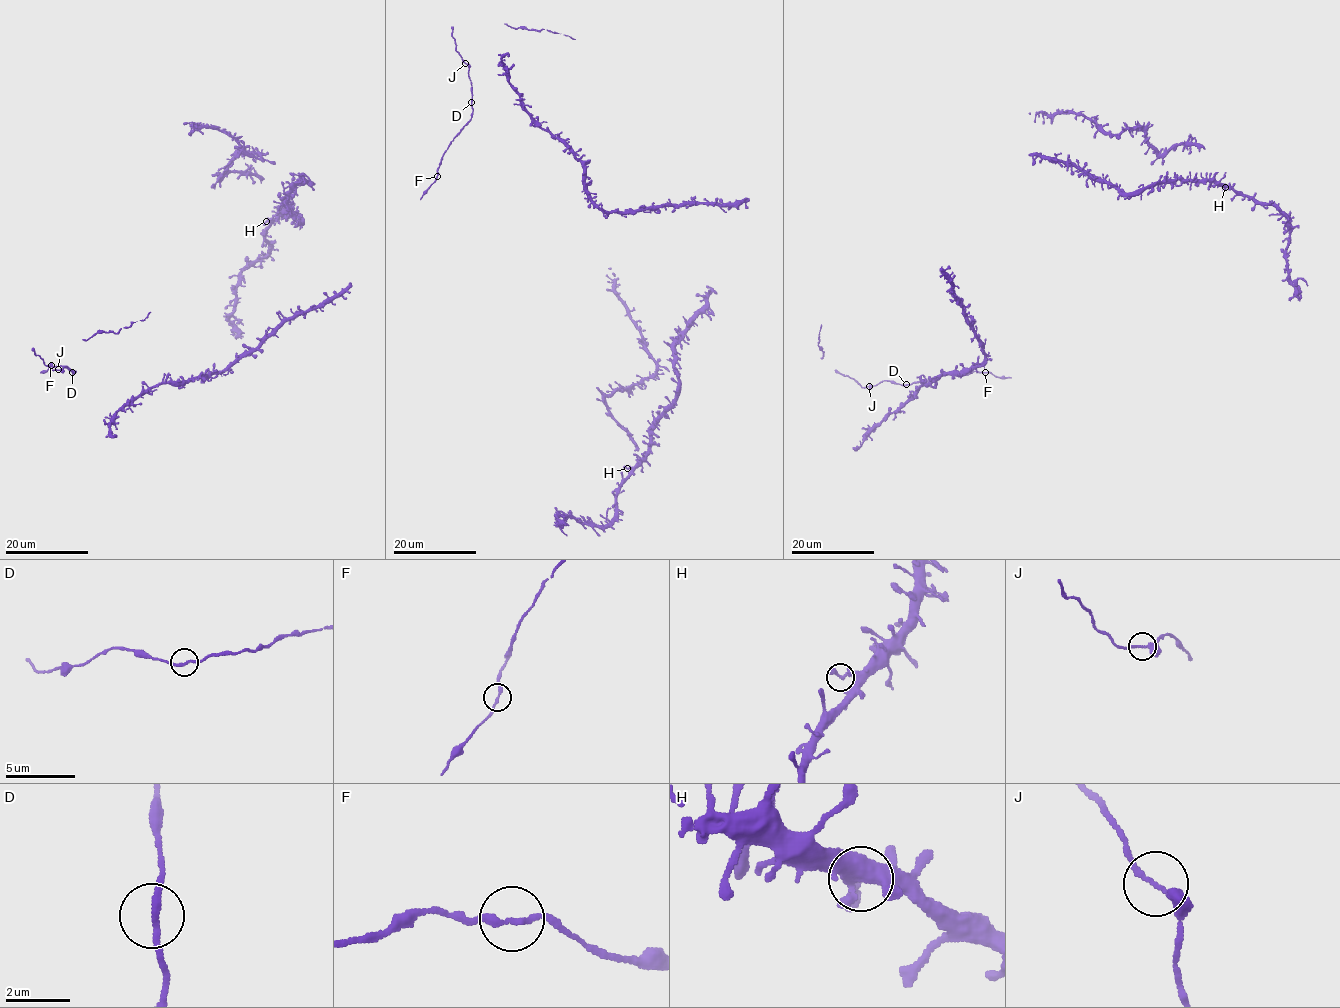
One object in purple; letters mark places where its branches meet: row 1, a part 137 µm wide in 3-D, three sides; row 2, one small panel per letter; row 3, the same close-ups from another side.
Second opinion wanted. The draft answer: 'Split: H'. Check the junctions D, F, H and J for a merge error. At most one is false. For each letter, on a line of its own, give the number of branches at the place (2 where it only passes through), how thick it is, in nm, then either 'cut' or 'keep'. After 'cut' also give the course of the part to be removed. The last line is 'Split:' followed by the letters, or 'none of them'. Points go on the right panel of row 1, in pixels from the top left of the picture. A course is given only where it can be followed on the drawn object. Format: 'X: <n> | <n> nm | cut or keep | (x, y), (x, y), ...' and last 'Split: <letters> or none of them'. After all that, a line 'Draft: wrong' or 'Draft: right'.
D: 2 | 190 nm | keep
F: 2 | 190 nm | keep
H: 2 | 240 nm | keep
J: 2 | 240 nm | keep
Split: none of them
Draft: wrong

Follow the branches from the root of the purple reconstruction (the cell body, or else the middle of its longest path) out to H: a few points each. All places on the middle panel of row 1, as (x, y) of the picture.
H: (714, 290), (693, 324), (675, 345), (674, 365), (679, 387), (675, 400), (653, 428), (650, 451), (627, 468)

